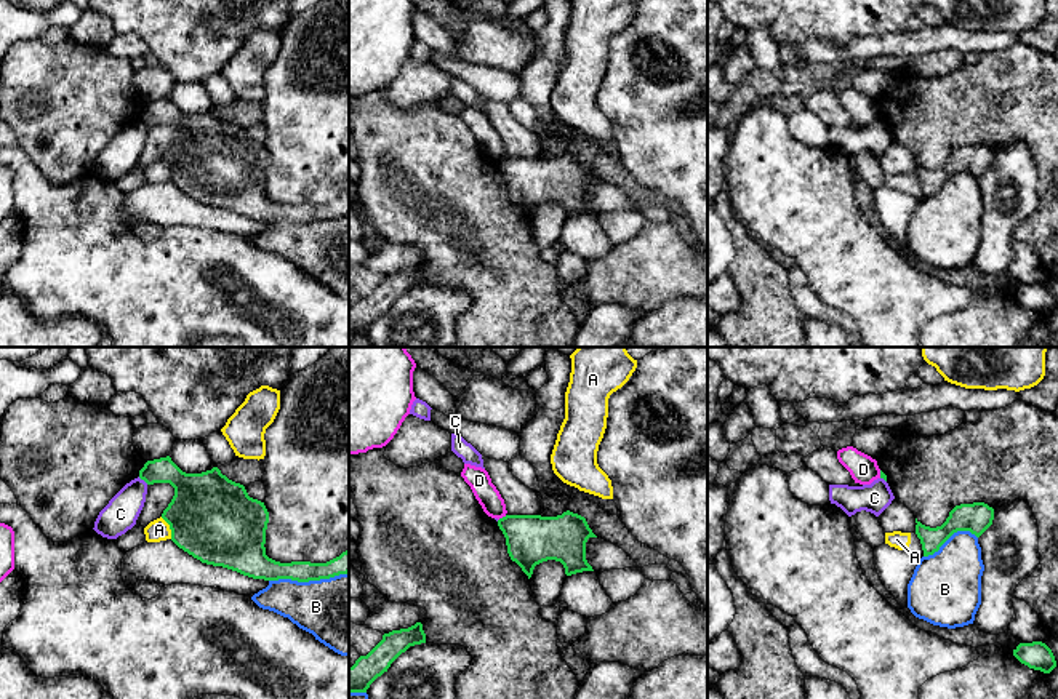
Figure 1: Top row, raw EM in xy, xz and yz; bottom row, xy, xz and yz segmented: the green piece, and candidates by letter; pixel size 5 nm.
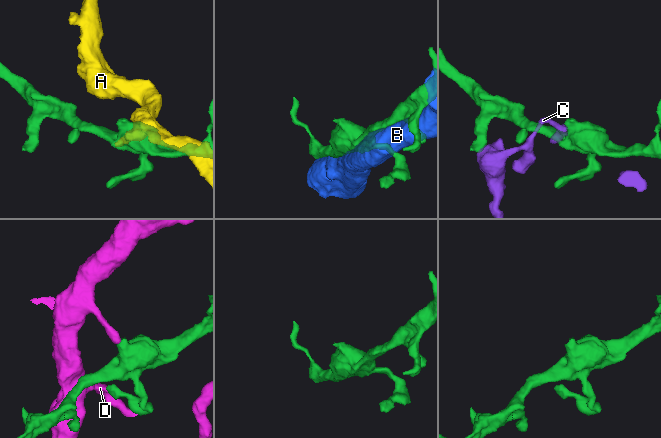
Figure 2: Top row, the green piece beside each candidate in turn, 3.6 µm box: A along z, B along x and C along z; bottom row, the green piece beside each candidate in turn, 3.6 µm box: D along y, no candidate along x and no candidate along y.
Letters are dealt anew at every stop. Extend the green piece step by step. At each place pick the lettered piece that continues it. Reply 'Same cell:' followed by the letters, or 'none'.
Same cell: none

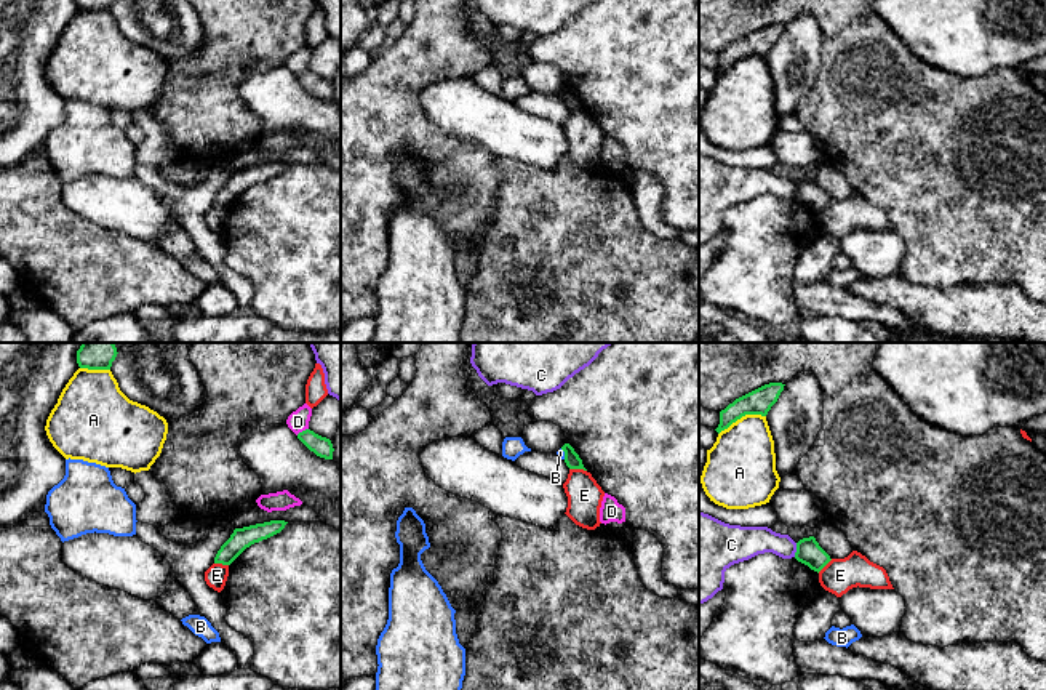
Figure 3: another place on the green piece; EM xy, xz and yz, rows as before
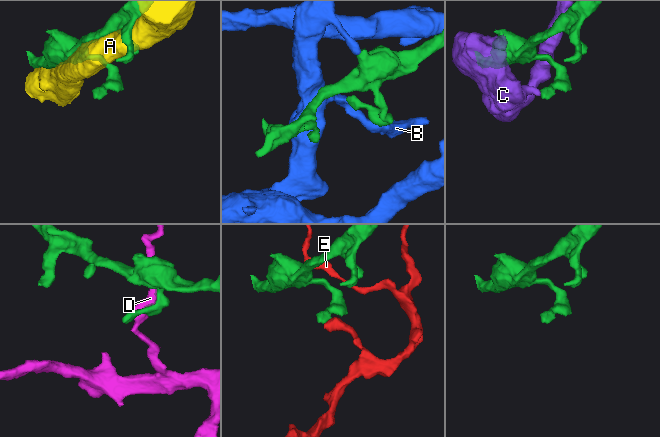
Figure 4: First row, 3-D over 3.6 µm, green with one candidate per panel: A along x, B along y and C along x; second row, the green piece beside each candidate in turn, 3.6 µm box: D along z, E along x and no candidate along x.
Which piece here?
Same cell: none

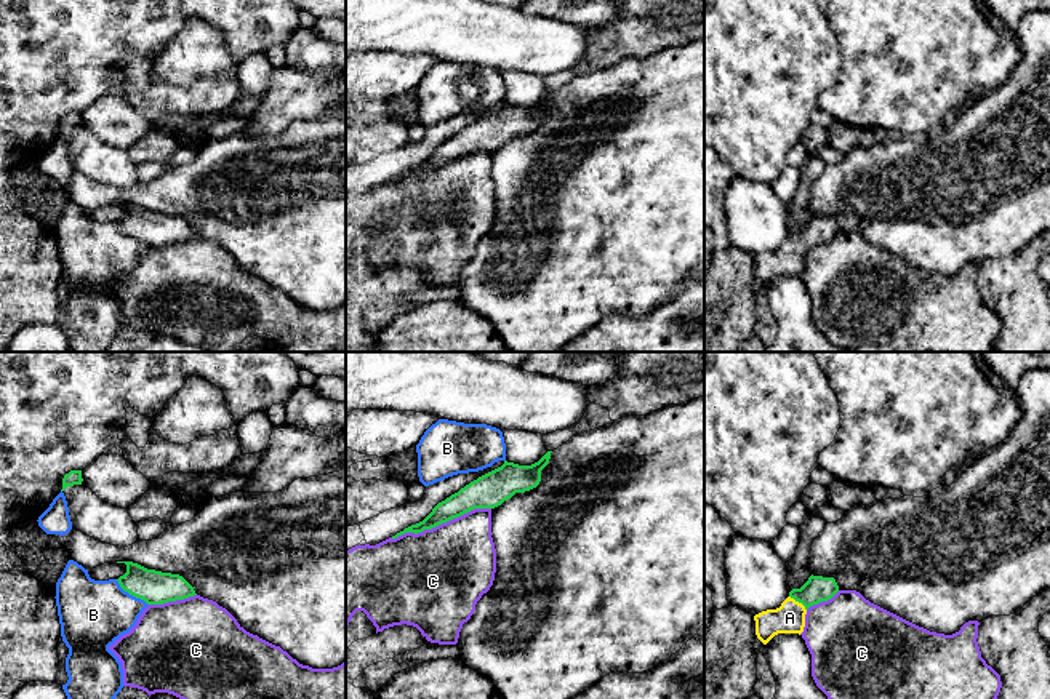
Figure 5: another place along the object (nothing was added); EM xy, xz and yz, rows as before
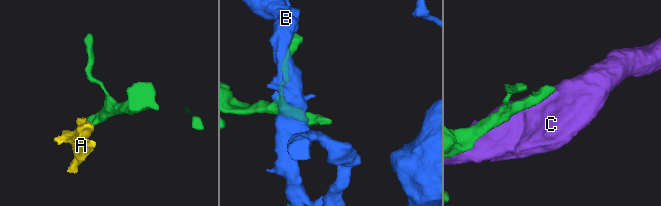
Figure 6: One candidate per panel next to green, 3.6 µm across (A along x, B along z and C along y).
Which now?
Same cell: A

